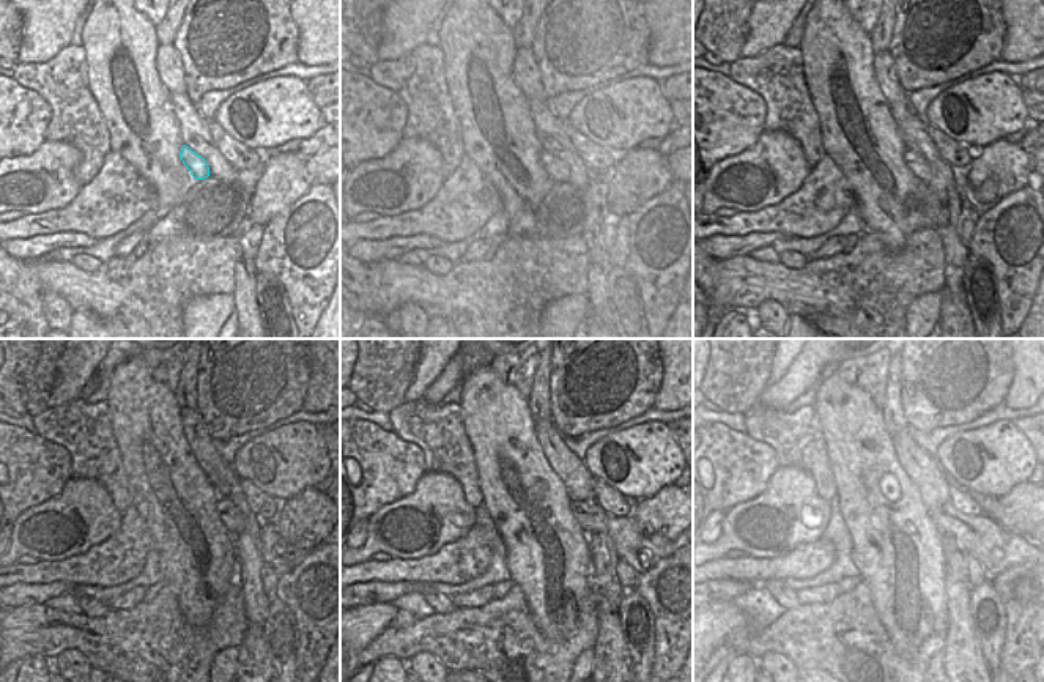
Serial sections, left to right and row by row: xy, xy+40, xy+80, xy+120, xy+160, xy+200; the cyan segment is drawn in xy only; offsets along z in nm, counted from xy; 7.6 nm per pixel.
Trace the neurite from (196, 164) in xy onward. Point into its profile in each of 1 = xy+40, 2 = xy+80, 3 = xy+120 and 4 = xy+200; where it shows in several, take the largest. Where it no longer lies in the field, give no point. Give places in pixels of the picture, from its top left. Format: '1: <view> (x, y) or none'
1: xy+40 (558, 170)
2: xy+80 (921, 169)
3: xy+120 (232, 517)
4: xy+200 (997, 548)

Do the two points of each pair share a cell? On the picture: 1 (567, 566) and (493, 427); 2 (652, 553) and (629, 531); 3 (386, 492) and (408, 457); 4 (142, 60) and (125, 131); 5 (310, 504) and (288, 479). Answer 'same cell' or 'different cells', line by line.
1: same cell
2: same cell
3: same cell
4: same cell
5: different cells

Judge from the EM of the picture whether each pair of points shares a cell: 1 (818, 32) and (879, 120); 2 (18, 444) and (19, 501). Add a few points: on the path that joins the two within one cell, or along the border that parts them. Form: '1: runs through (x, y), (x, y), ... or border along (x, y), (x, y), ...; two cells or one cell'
1: runs through (841, 49), (847, 55), (852, 85), (858, 96); one cell
2: runs through (21, 459), (21, 487); one cell

